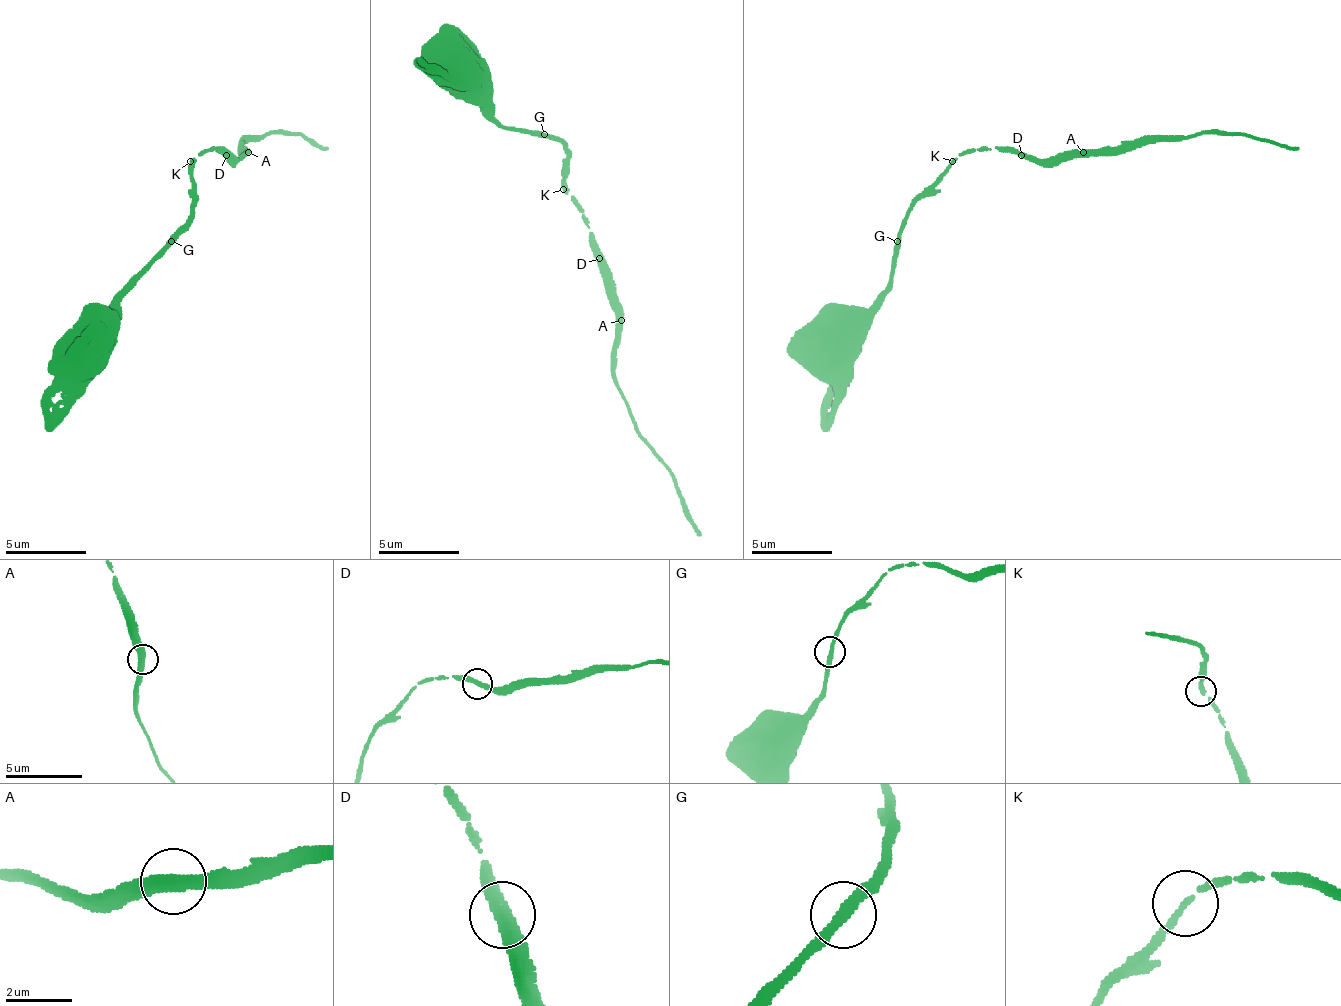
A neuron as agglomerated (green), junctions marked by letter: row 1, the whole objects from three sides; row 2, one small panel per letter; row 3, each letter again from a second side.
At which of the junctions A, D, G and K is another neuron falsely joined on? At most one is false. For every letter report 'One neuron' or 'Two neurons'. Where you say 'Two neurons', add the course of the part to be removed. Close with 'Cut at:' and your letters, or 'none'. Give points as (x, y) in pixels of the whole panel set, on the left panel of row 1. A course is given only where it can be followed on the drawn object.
A: One neuron
D: One neuron
G: One neuron
K: One neuron
Cut at: none

